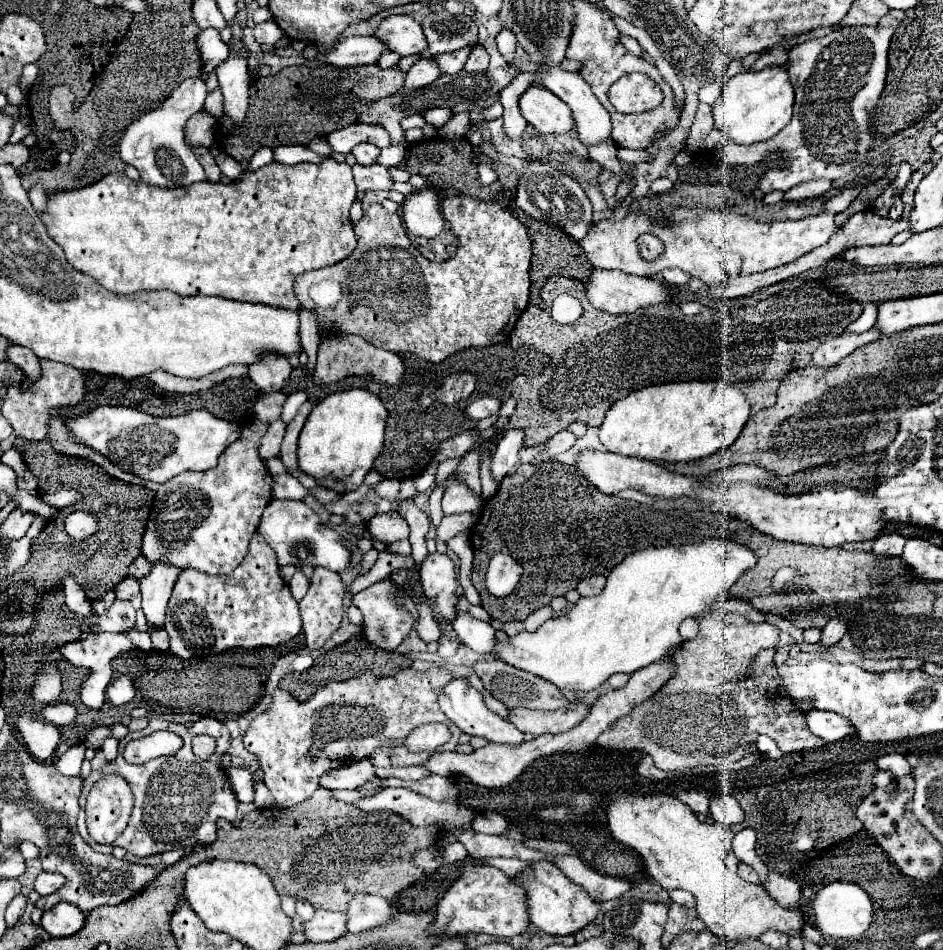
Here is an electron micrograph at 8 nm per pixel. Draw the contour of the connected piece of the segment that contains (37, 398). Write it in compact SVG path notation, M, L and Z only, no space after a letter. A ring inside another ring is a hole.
M39 360L39 366L41 366L41 376L35 382L31 382L25 390L21 390L21 386L7 386L7 396L3 400L5 402L3 416L11 422L15 434L27 440L43 440L49 430L51 410L77 406L83 402L87 394L85 372L79 372L69 364L59 364L51 360Z

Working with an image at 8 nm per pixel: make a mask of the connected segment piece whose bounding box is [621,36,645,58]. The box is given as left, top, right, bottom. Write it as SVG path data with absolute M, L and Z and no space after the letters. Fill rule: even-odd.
M621 36L621 44L623 44L623 46L625 46L633 56L639 56L639 58L645 56L641 44L639 44L635 38L631 38L631 36Z

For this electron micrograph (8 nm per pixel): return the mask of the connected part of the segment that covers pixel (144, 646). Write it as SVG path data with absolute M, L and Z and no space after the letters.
M137 626L125 630L125 634L131 638L131 642L133 642L137 648L141 648L141 650L153 650L153 644L151 644L149 634L147 634L147 632L139 632Z

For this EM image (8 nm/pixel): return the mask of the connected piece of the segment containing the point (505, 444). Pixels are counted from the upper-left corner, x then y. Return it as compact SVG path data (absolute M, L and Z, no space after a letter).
M519 428L507 430L507 434L501 438L499 446L493 452L493 466L491 466L495 480L501 482L503 476L515 466L521 446L523 446L523 440L525 440L525 432Z

